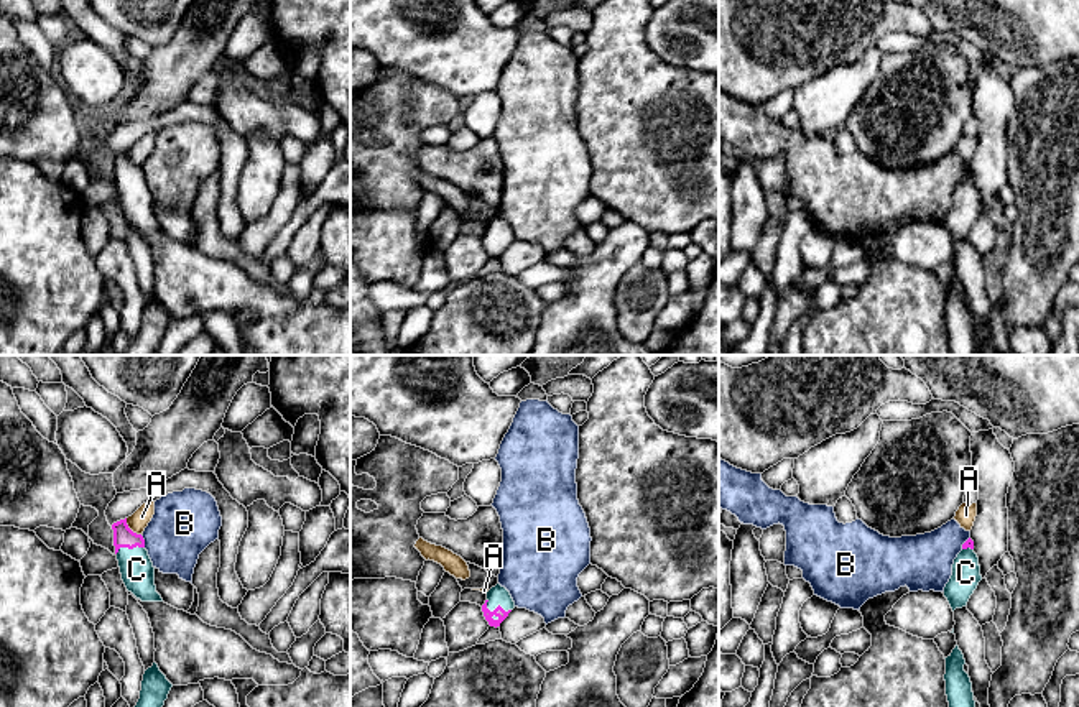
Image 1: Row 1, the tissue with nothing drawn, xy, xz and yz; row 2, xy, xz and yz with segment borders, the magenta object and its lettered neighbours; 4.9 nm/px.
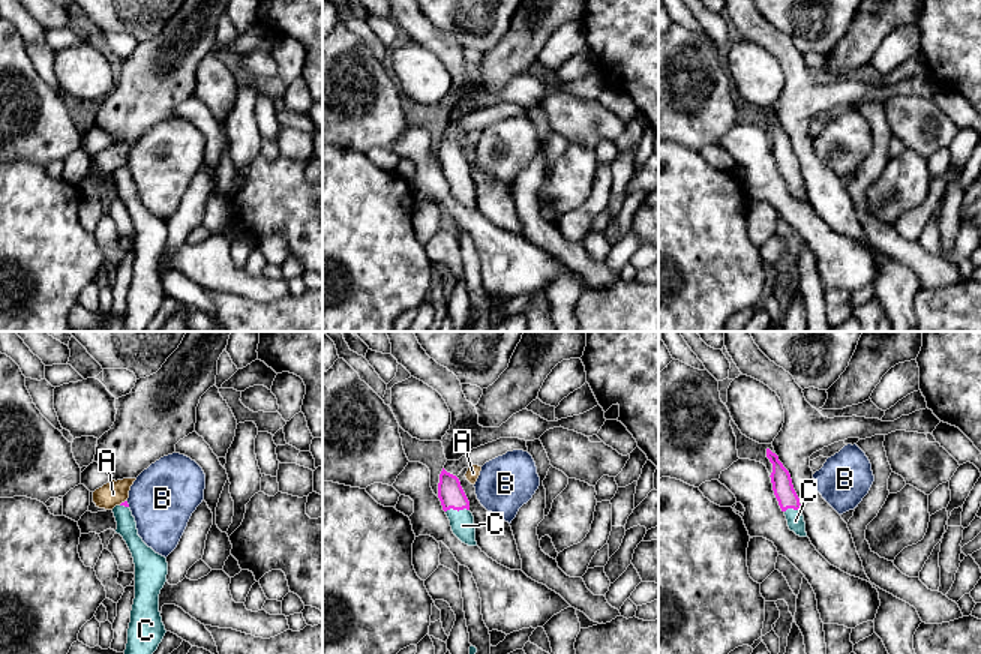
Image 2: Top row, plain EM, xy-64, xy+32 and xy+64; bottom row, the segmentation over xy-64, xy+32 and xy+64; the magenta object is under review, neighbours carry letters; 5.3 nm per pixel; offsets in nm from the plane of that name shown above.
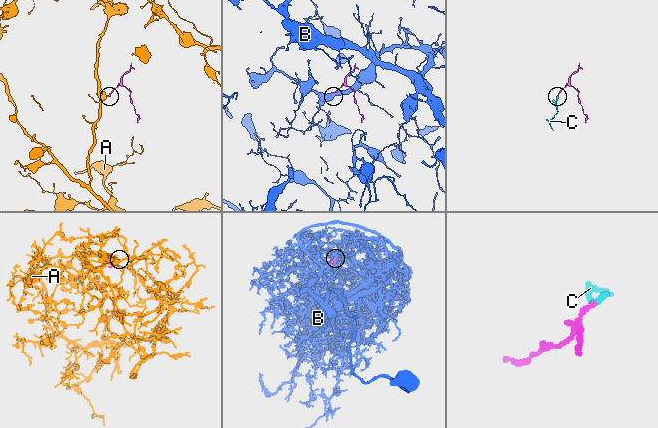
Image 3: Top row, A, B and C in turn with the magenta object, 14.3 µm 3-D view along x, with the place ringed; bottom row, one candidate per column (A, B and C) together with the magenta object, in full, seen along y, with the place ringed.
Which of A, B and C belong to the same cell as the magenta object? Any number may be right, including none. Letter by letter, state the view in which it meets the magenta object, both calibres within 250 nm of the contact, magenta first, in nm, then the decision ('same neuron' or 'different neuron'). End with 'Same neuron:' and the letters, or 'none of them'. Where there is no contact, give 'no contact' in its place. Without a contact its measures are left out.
A: contact in xy; calibres 100 and 90 nm; different neuron
B: contact in xy; calibres 100 and 320 nm; different neuron
C: contact in xz; calibres 50 and 100 nm; same neuron
Same neuron: C

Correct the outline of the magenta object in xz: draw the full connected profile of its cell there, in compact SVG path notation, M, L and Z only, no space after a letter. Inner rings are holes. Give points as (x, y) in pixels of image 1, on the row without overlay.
M497 215L487 224L487 232L482 237L482 243L490 258L500 258L500 255L515 240L515 233L510 224Z

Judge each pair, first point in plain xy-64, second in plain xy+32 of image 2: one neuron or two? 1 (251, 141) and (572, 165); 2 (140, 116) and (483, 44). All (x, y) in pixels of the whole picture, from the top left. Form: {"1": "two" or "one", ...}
{"1": "one", "2": "two"}

